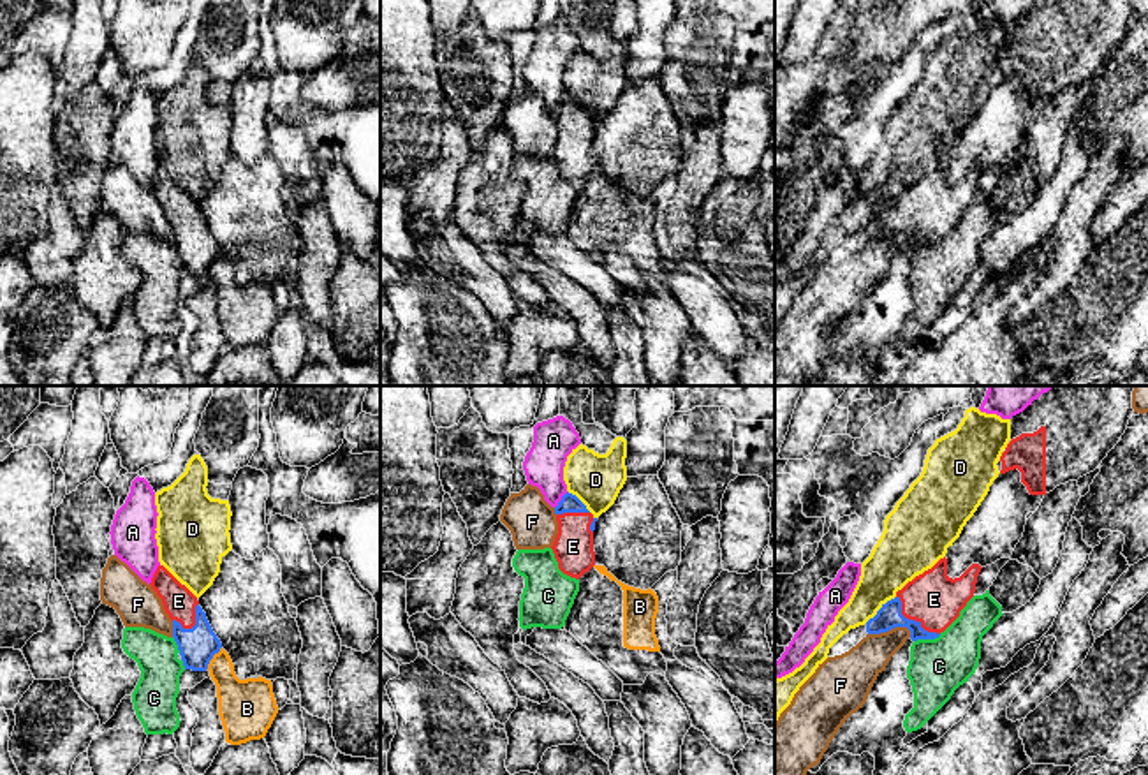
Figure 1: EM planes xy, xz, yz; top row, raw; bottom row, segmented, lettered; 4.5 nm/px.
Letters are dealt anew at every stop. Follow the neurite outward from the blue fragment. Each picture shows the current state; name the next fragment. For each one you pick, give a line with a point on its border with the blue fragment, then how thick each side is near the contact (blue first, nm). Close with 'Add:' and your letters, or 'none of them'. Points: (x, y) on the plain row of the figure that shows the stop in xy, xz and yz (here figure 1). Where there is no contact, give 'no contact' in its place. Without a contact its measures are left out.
E: yz (912, 226) | 110/240 nm
Add: E

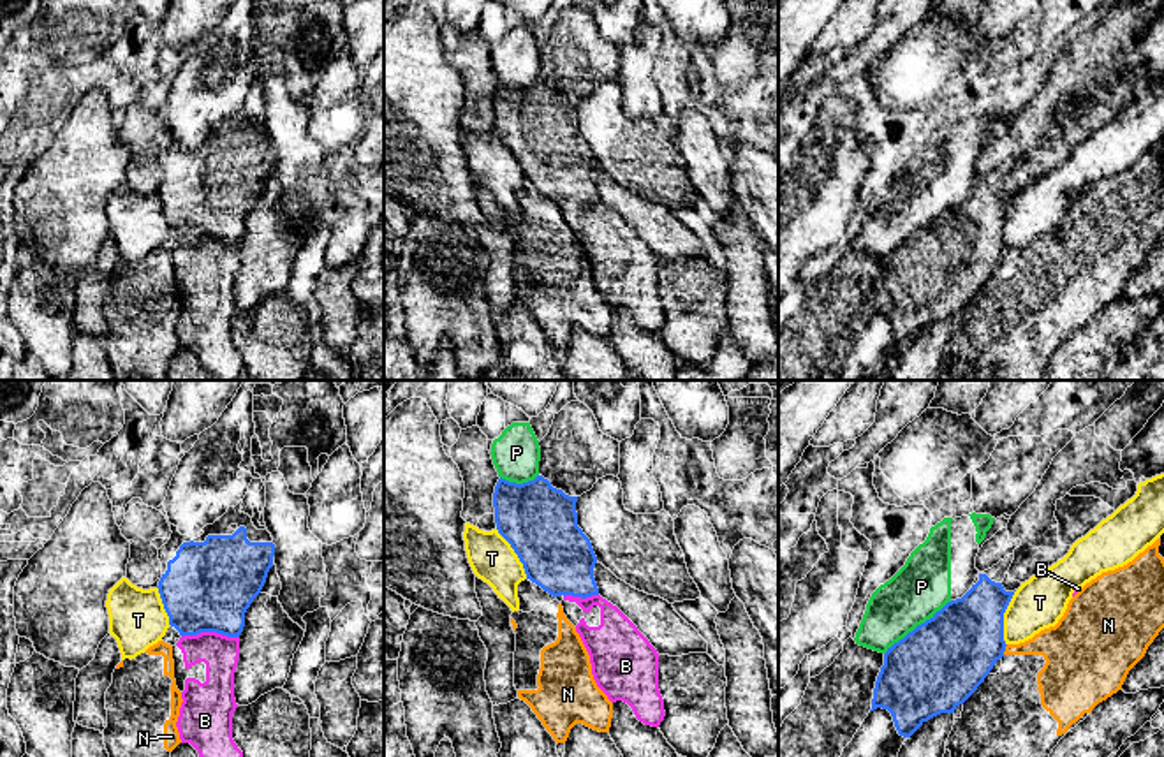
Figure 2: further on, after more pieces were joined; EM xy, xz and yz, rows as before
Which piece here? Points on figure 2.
Add: none of them

